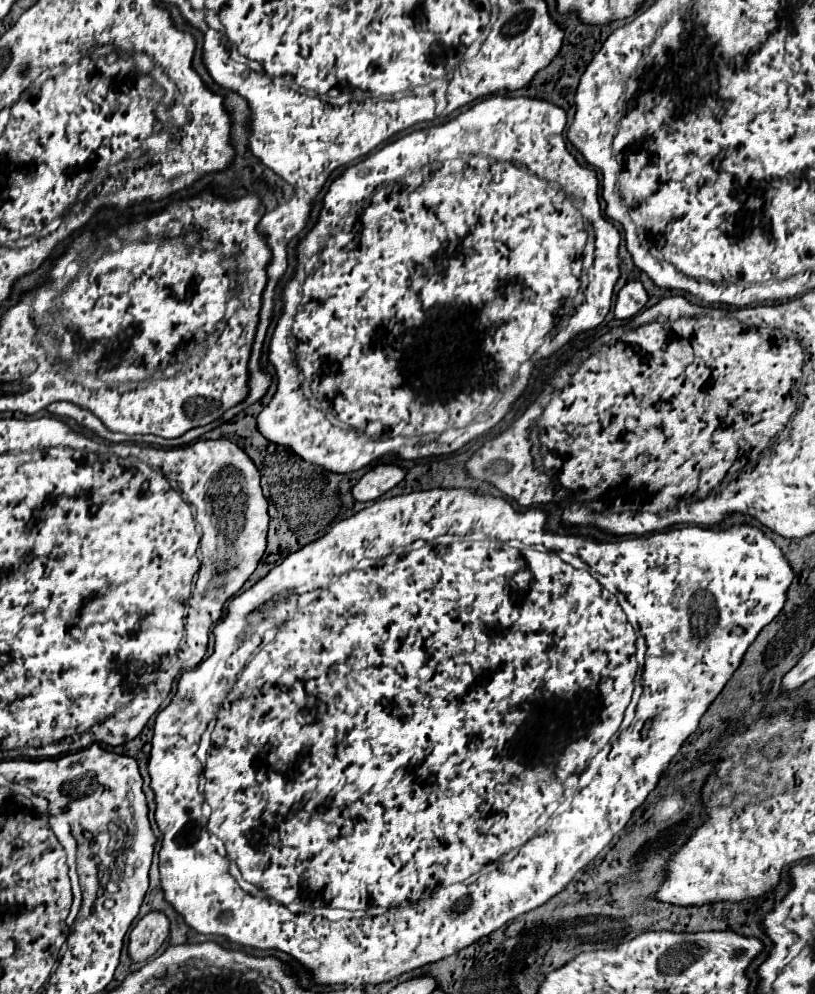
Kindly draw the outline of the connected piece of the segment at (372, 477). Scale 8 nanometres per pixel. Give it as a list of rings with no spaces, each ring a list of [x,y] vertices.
[[[378,464],[360,478],[360,482],[352,488],[352,494],[360,502],[372,502],[384,492],[392,490],[396,484],[400,484],[404,476],[406,476],[406,470],[402,466],[392,466],[392,464],[380,466]]]

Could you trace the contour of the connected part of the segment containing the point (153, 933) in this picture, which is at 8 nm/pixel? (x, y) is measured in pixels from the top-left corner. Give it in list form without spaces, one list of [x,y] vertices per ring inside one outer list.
[[[148,912],[130,932],[128,954],[134,962],[146,962],[156,954],[168,936],[170,920],[164,912]]]

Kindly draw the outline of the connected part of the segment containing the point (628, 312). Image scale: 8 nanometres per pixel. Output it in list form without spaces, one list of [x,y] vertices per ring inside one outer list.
[[[628,280],[624,288],[616,296],[616,306],[614,306],[614,316],[620,320],[628,320],[636,316],[648,300],[648,294],[642,286],[640,280]]]

